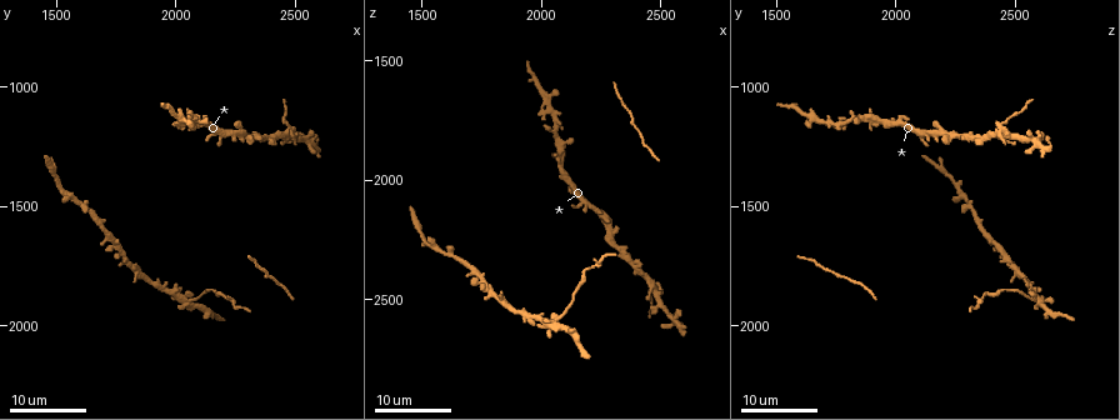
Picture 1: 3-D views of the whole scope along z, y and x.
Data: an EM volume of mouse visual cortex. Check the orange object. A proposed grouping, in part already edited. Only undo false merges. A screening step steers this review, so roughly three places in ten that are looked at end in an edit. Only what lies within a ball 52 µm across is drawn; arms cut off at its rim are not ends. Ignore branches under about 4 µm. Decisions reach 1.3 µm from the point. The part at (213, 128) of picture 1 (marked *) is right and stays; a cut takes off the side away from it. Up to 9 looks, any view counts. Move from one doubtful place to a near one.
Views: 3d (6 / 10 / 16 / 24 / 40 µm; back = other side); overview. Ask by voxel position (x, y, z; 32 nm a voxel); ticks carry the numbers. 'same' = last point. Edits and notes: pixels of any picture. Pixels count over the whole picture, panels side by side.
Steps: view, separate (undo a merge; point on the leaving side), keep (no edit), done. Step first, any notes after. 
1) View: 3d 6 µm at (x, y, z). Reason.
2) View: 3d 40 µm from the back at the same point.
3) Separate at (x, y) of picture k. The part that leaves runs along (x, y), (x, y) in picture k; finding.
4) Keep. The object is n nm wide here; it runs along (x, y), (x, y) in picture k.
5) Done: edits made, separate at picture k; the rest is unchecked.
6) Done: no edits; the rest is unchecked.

View: 3d 24 µm at (2030, 1140, 1650). Side arm on a straight run.

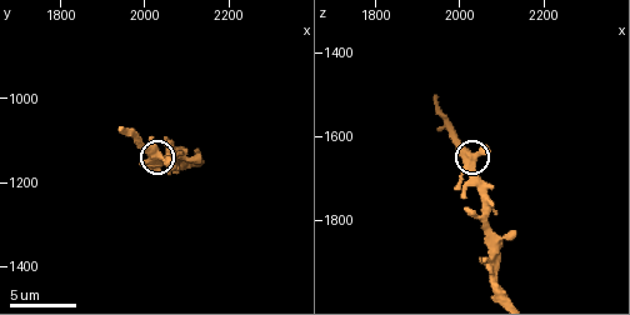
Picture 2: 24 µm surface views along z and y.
View: 3d 6 µm at (2035, 1135, 1650).

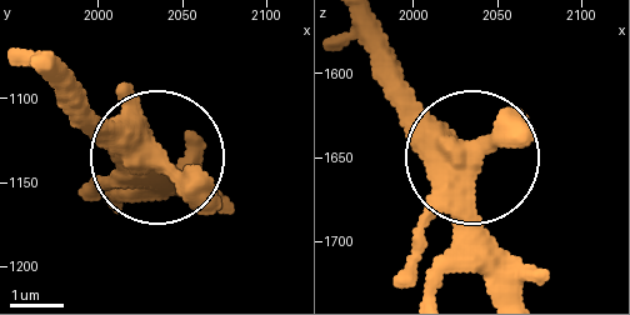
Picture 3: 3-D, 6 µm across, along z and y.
Keep. The side arm is 6 µm long; 3 arms meet here; one neuron here.

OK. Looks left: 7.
View: 3d 16 µm at (2460, 1150, 2440).

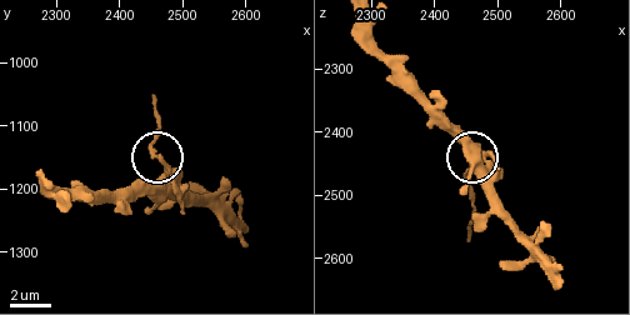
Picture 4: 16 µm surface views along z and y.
View: 3d 10 µm at the same point.

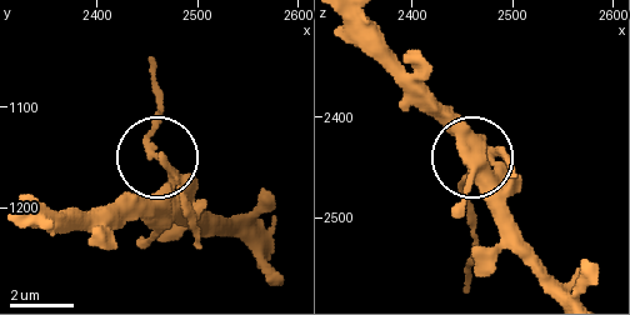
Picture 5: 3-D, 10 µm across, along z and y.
Separate at (149, 146) of picture 5. The object is 290 nm wide here; the part that leaves runs along (171, 174), (155, 150), (150, 59) in picture 5; two neurons meet here.

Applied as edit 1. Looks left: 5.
View: 3d 16 µm at (2050, 1890, 2580).

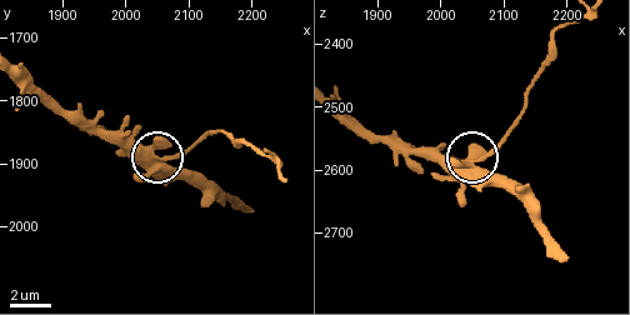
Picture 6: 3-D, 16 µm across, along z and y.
View: 3d 6 µm at (2065, 1895, 2585).

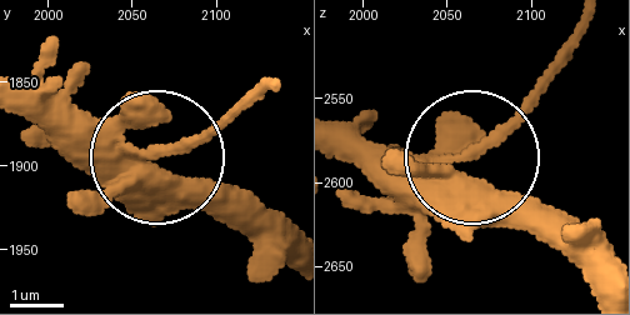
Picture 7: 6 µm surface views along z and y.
Separate at (203, 139) of picture 7. The part that leaves runs along (136, 149), (185, 144), (266, 81) in picture 7; two neurons meet here.

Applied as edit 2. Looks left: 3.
View: overview. Redraw.

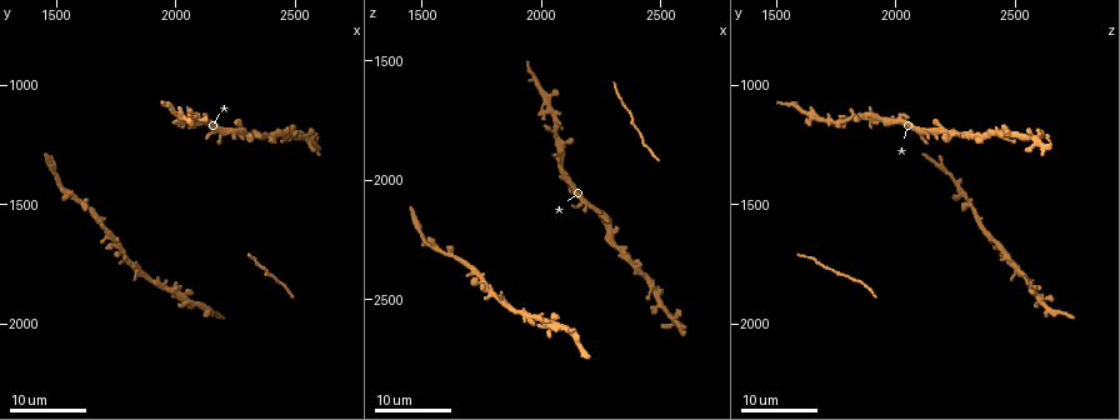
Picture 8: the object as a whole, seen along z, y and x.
View: 3d 16 µm at (1680, 1580, 2340). Two arms in line, one across.

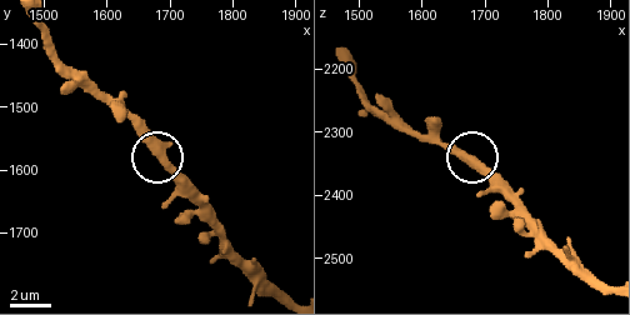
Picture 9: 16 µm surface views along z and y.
View: 3d 10 µm at (1690, 1580, 2355). Closer look.

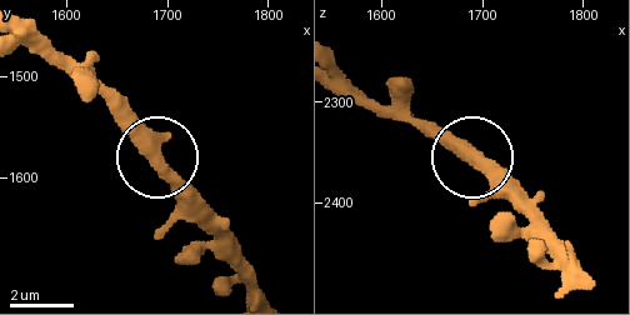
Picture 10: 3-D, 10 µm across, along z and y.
Keep. Continuous, no second neuron.

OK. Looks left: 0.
Done: edits made, separate at picture 5, separate at picture 7; the rest is unchecked.

